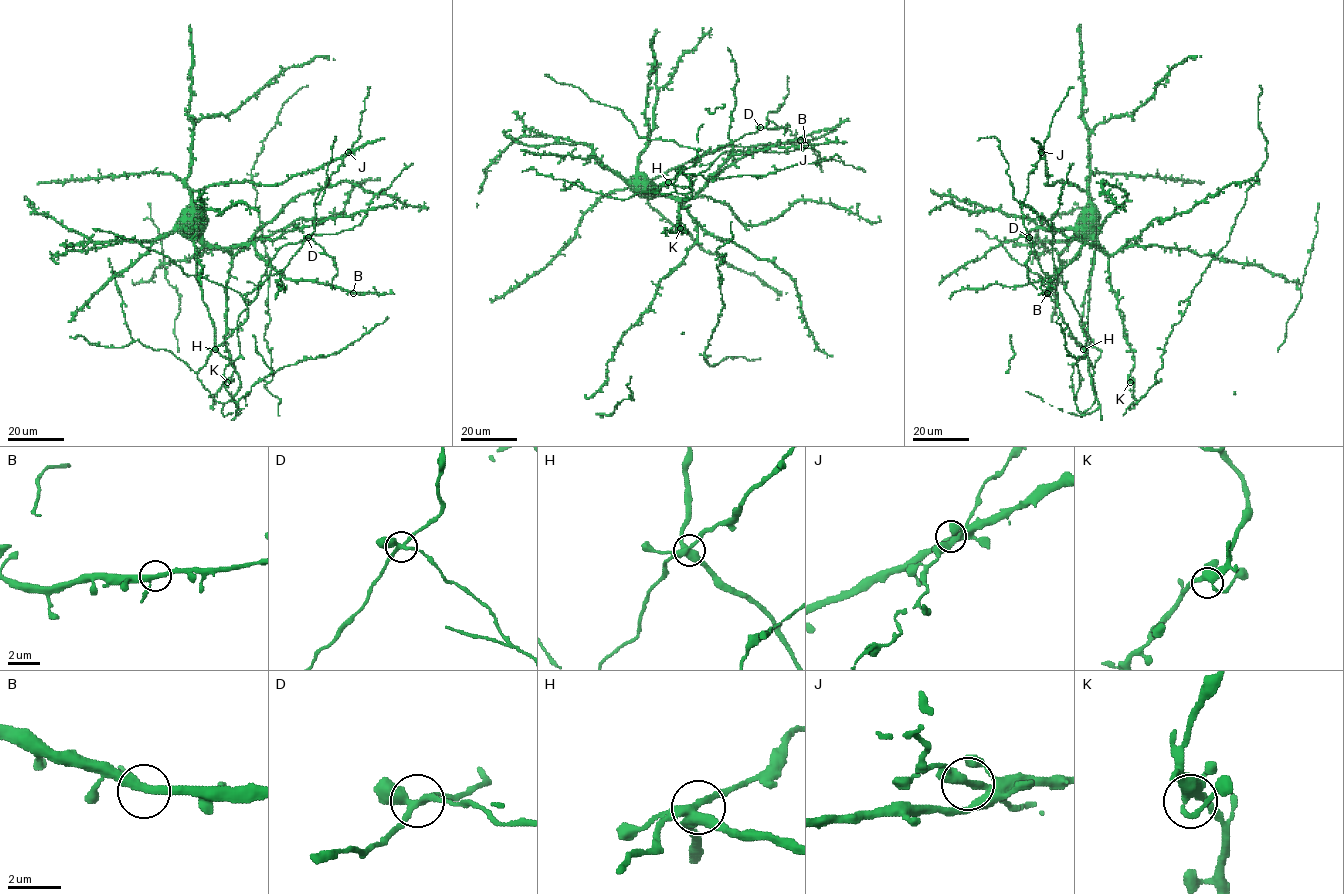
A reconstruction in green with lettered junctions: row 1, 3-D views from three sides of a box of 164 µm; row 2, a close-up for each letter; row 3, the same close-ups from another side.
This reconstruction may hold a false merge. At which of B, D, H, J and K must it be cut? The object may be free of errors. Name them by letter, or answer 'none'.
D

